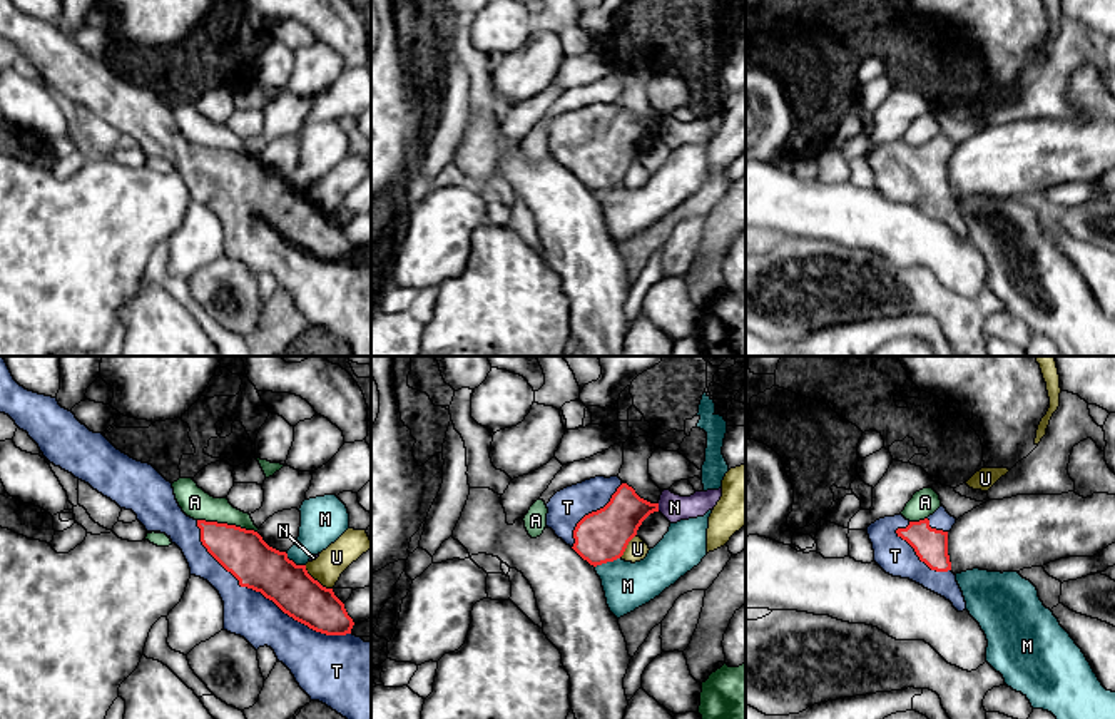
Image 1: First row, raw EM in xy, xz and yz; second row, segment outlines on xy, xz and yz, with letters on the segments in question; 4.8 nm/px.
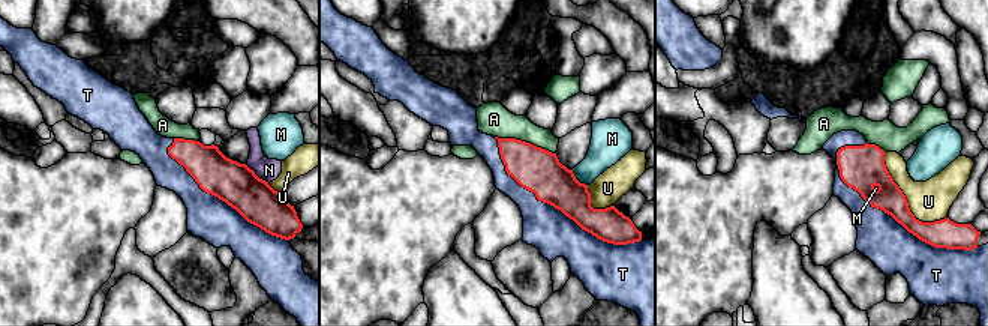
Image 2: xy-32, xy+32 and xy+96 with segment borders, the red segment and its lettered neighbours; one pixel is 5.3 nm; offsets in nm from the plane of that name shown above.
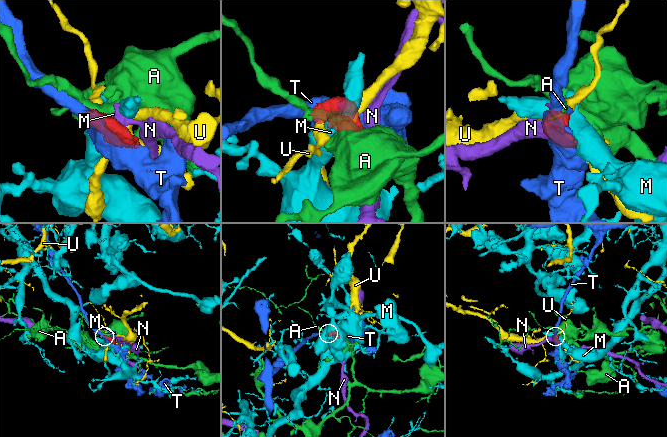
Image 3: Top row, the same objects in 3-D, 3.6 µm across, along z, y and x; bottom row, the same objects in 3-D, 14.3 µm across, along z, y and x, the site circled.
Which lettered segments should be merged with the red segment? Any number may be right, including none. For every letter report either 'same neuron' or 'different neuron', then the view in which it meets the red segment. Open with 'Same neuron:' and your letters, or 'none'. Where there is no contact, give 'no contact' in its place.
Same neuron: T
A: different neuron | xy
M: different neuron | xz
N: different neuron | xz
T: same neuron | xy
U: different neuron | xy

